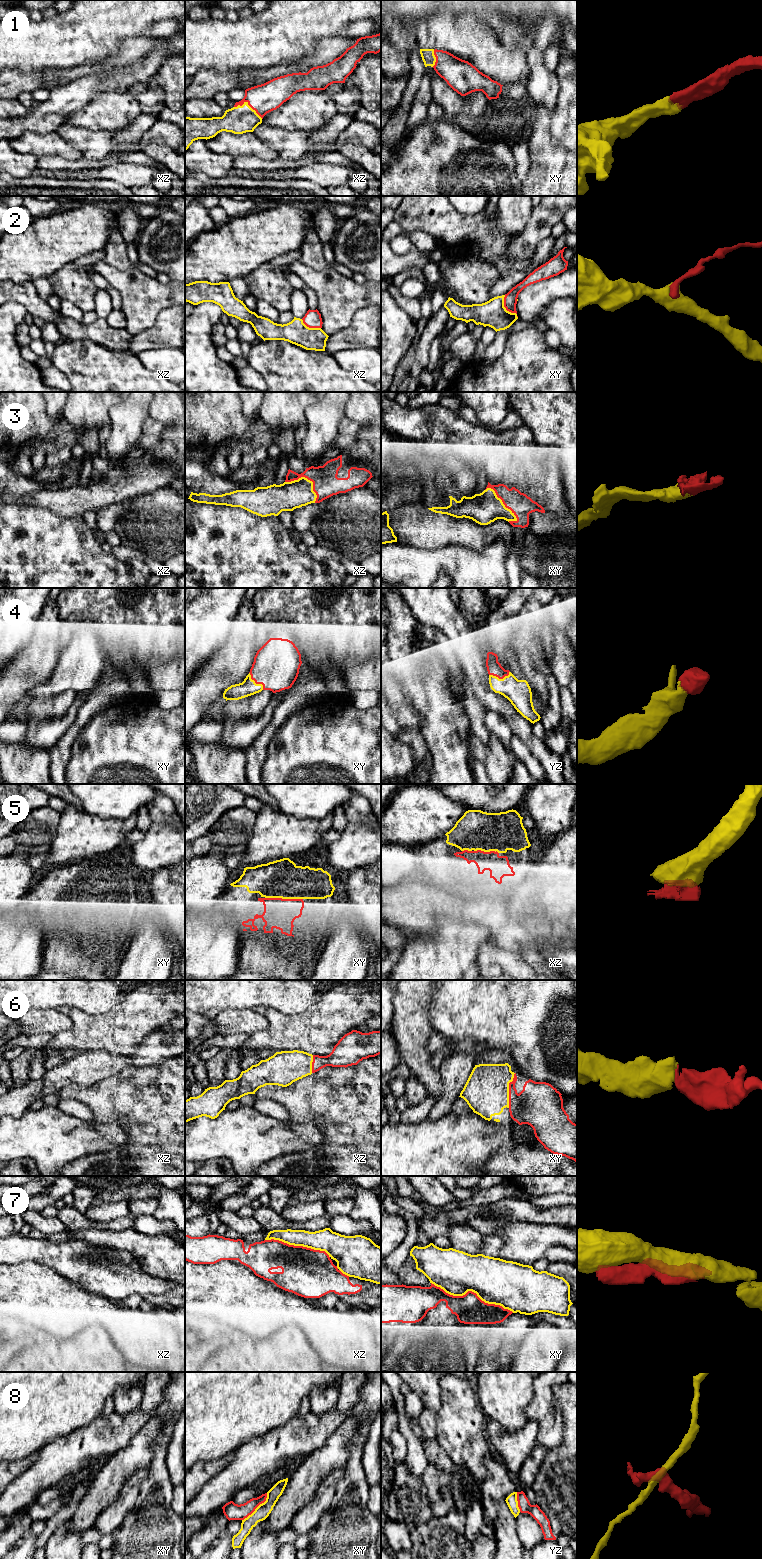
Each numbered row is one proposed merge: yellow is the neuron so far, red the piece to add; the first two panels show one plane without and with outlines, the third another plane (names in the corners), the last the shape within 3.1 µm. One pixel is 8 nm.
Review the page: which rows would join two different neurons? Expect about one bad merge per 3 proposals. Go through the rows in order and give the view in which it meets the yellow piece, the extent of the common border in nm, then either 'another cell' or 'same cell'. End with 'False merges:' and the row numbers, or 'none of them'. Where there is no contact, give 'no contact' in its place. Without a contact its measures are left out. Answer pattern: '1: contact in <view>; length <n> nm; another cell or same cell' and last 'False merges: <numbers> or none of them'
1: contact in xz; length 260 nm; same cell
2: contact in xy; length 190 nm; another cell
3: contact in xy; length 360 nm; same cell
4: contact in xy; length 180 nm; same cell
5: contact in xy; length 300 nm; same cell
6: contact in xy; length 280 nm; same cell
7: contact in xy; length 700 nm; another cell
8: contact in xy; length 300 nm; another cell
False merges: 2, 7, 8

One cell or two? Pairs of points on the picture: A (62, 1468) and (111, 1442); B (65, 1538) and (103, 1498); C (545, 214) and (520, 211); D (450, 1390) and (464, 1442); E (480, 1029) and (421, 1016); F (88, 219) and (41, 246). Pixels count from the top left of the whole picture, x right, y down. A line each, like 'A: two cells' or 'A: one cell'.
A: one cell
B: two cells
C: two cells
D: one cell
E: two cells
F: one cell

